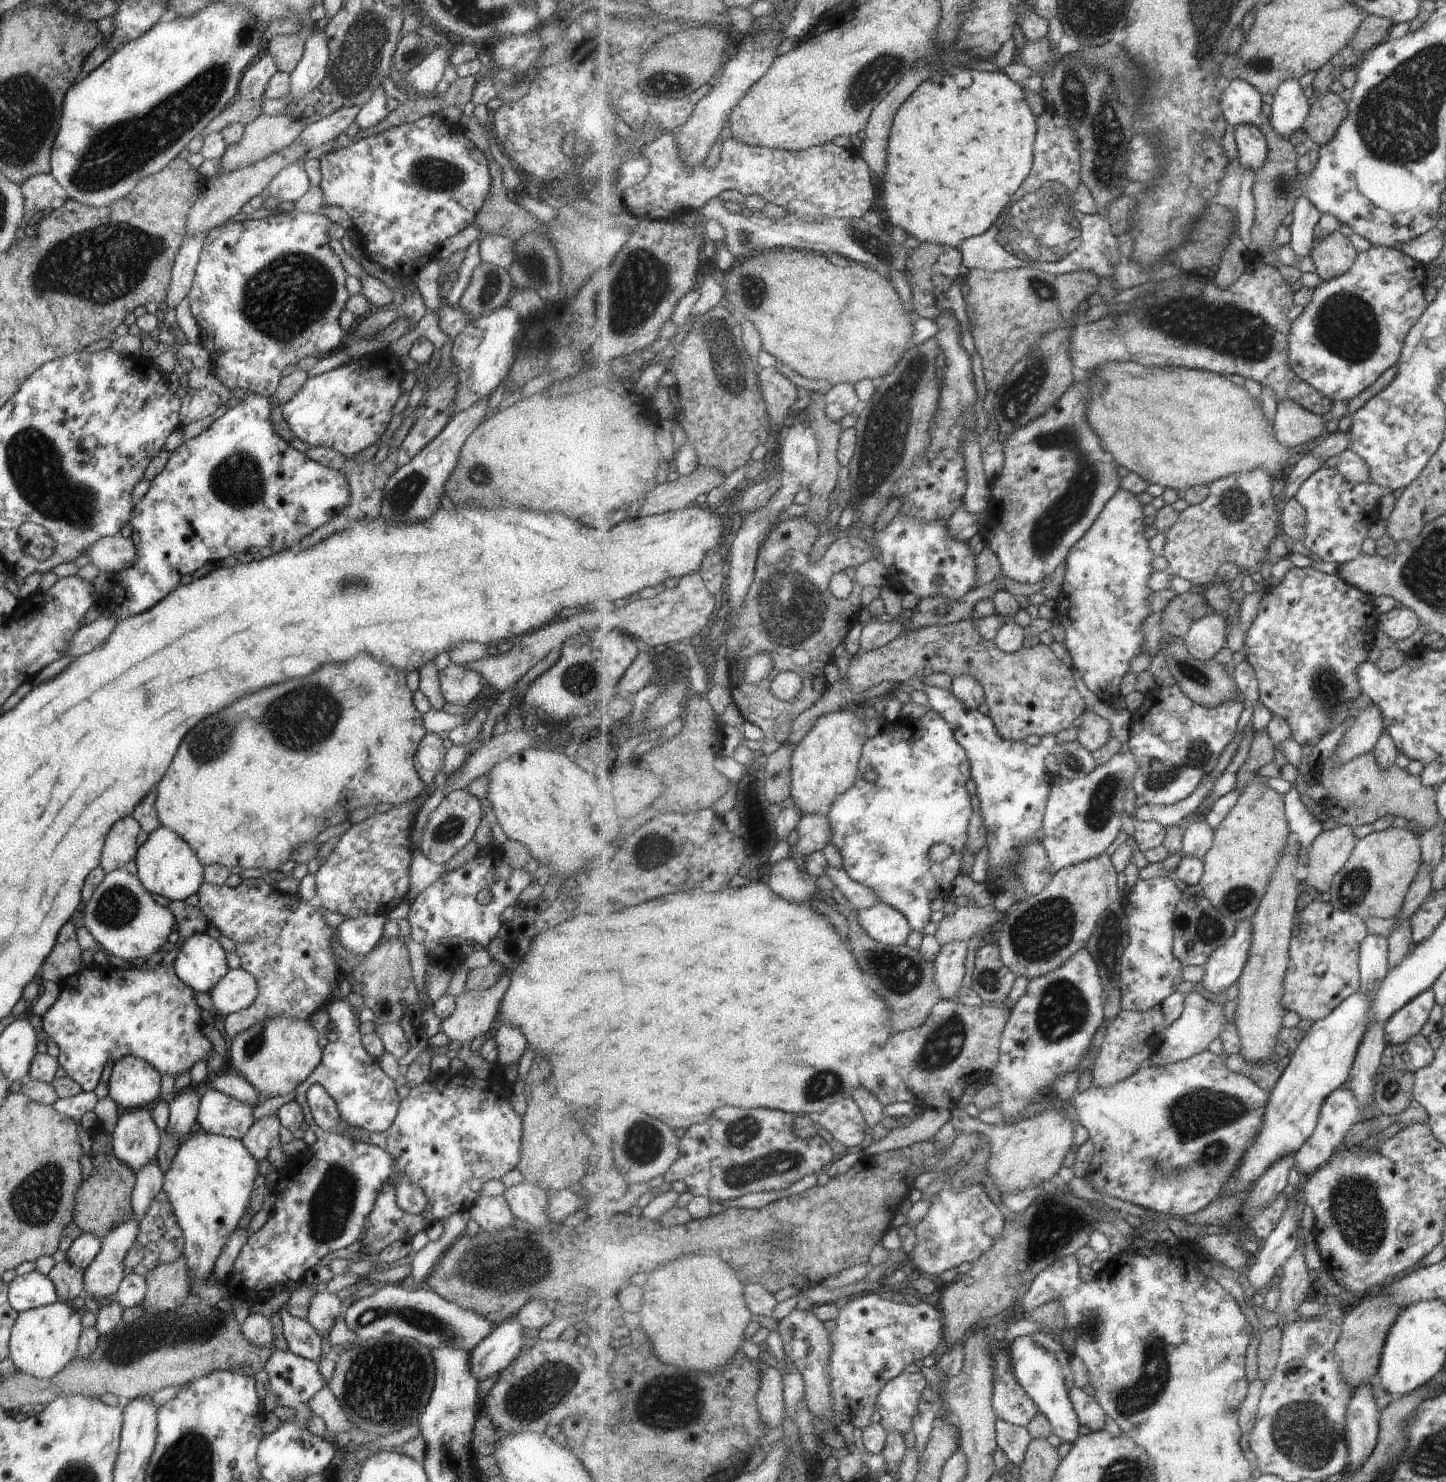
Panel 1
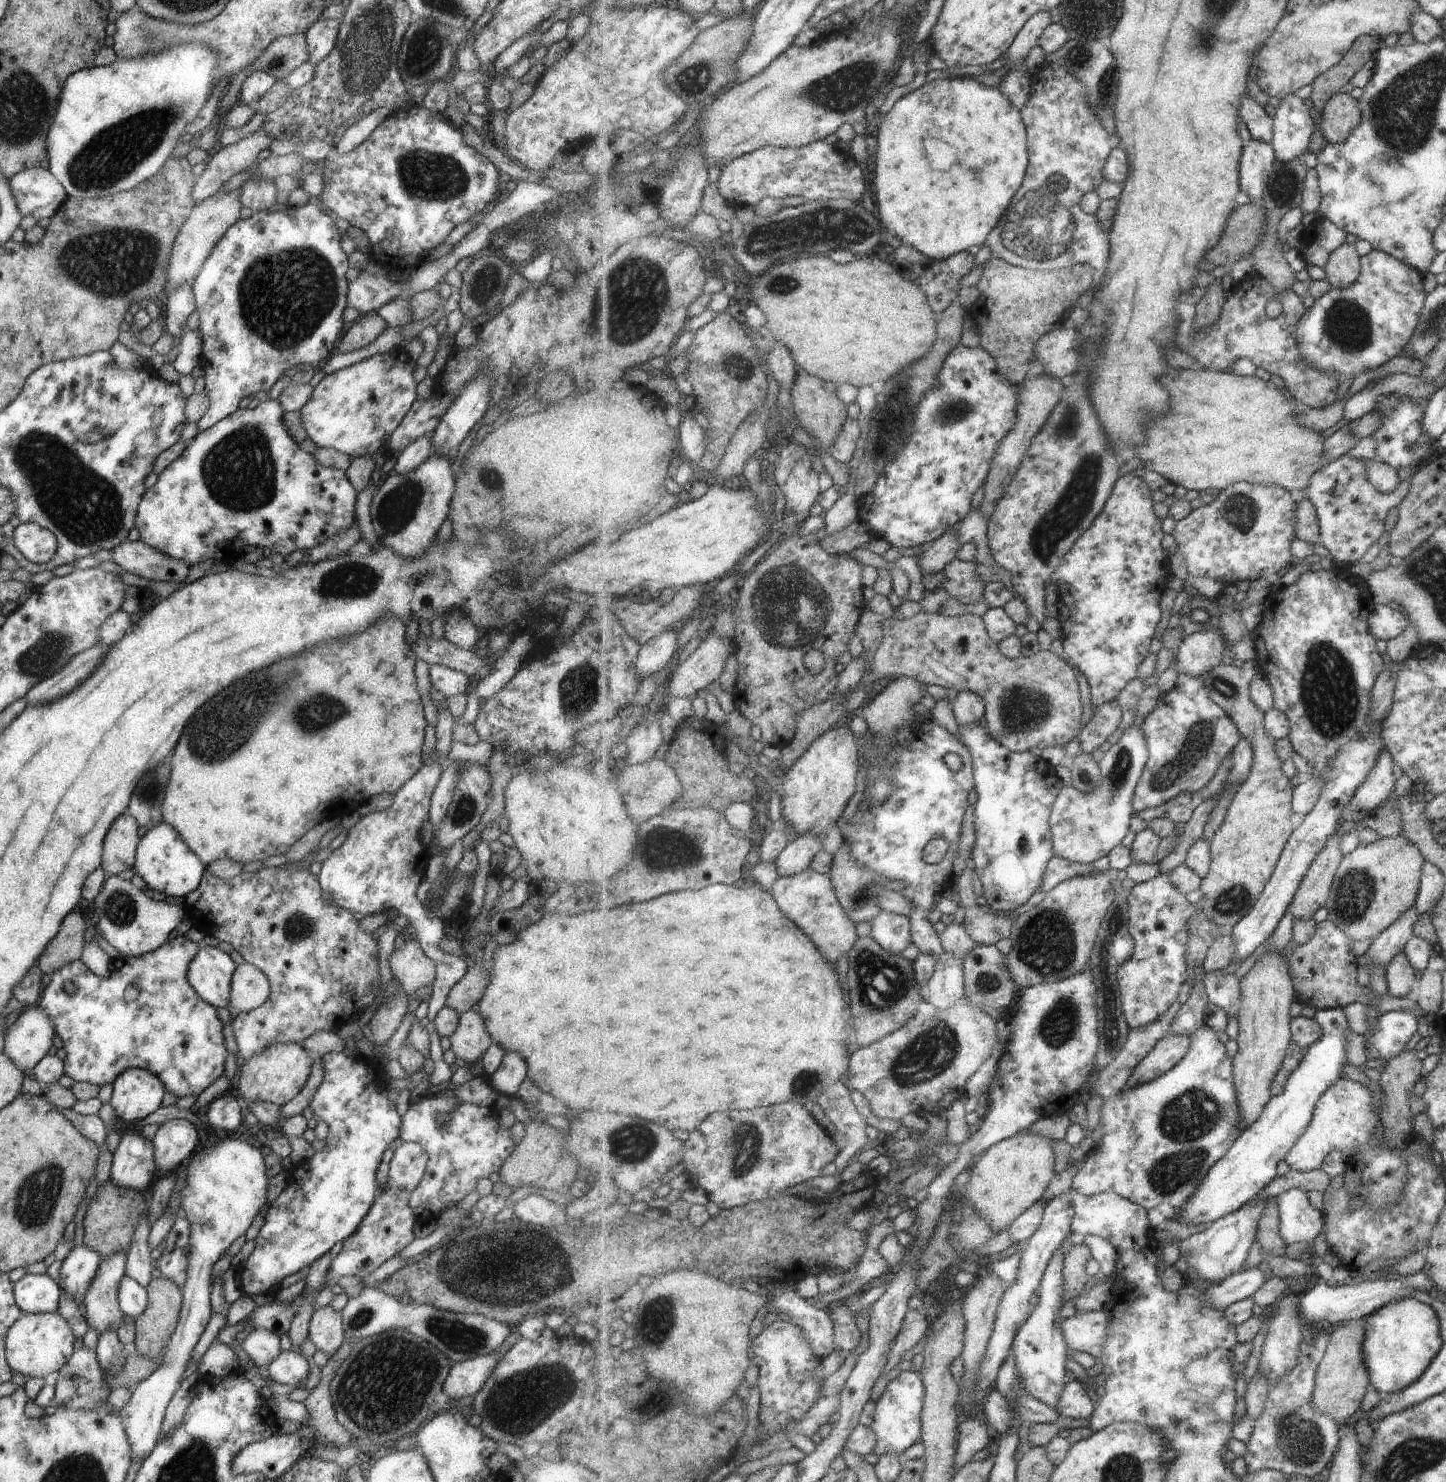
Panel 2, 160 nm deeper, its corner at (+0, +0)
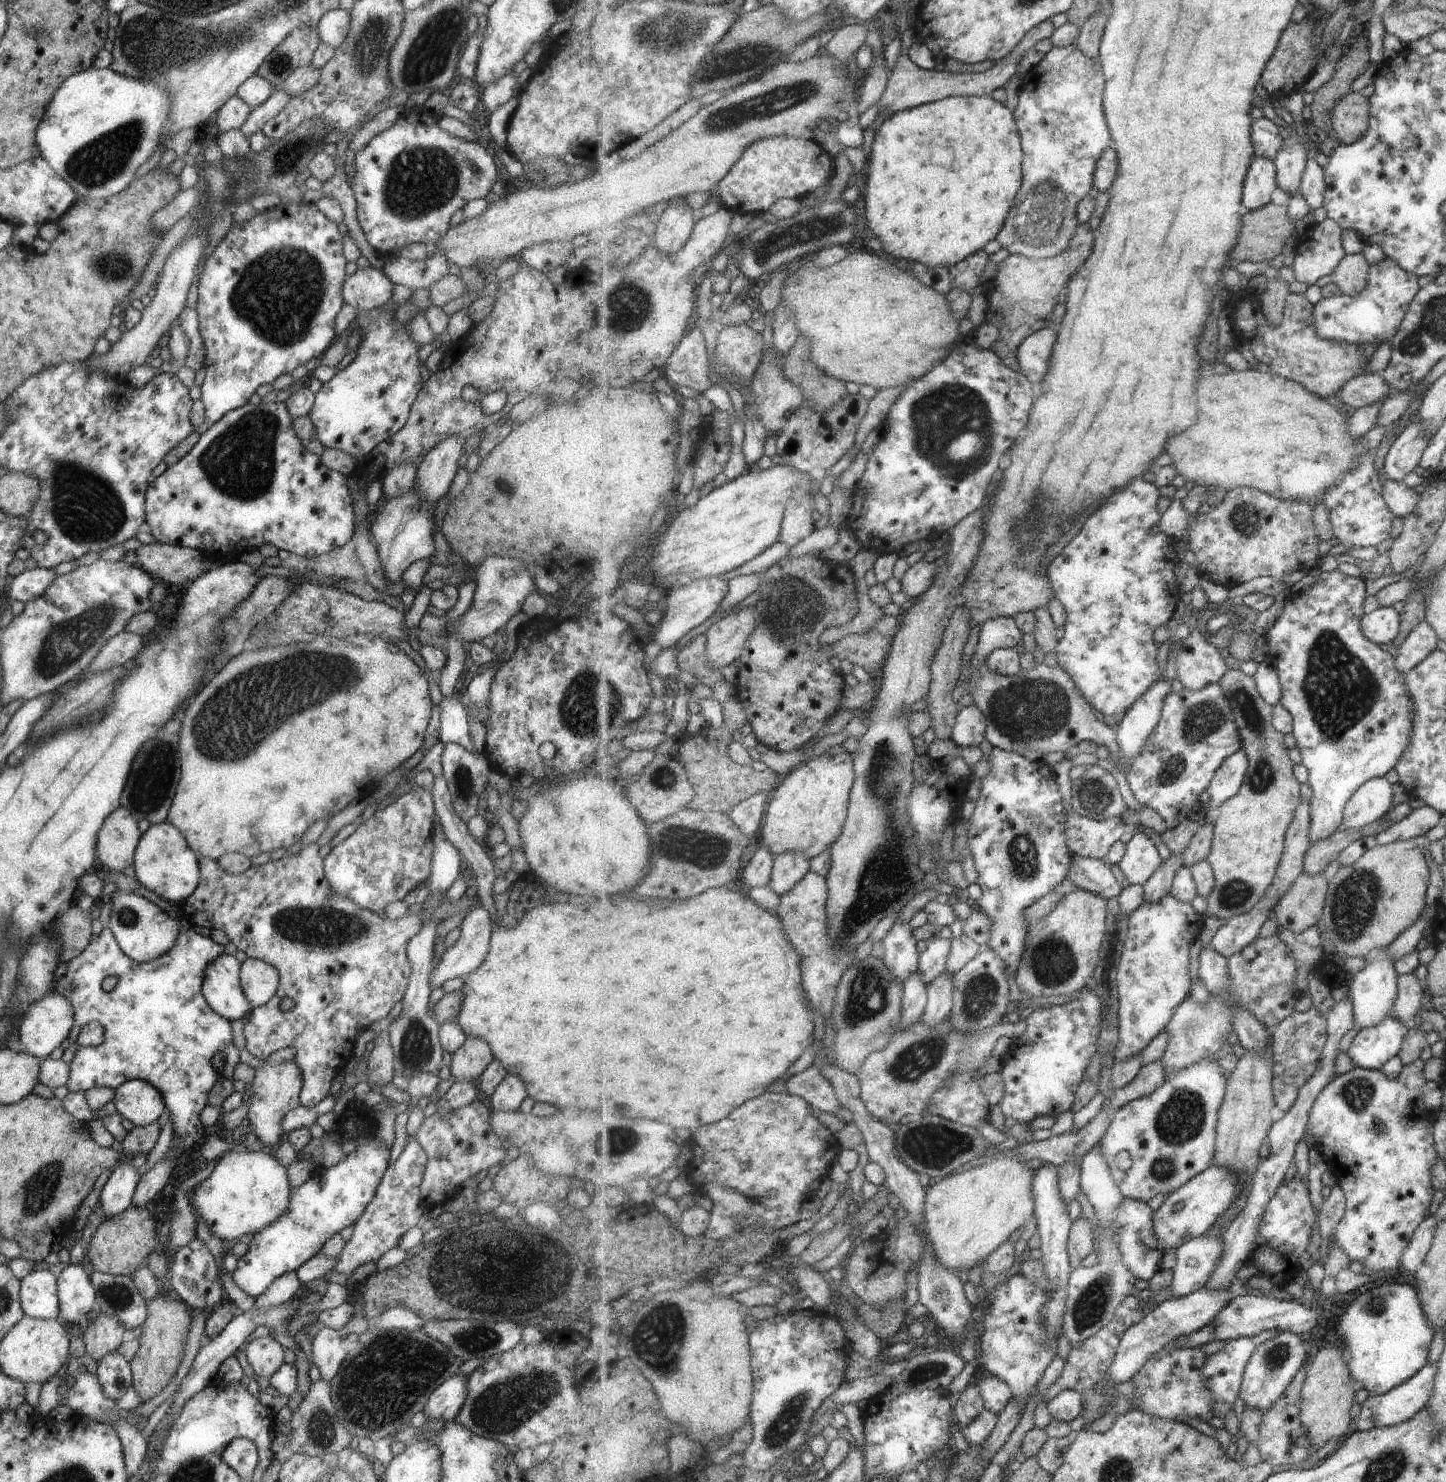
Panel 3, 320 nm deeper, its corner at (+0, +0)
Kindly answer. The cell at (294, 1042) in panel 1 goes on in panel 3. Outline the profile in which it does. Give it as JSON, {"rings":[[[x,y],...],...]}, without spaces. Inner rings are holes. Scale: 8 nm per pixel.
{"rings":[[[287,1061],[280,1064],[263,1062],[262,1066],[255,1068],[253,1080],[249,1084],[250,1105],[246,1112],[248,1128],[253,1131],[264,1149],[273,1150],[279,1143],[282,1130],[281,1119],[298,1105],[299,1091],[301,1090],[301,1068],[295,1062]]]}

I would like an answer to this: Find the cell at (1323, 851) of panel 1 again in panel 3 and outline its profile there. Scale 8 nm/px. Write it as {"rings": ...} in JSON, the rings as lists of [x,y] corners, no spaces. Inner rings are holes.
{"rings":[[[1303,872],[1276,909],[1279,927],[1300,934],[1322,924],[1329,886],[1324,872],[1319,876]]]}

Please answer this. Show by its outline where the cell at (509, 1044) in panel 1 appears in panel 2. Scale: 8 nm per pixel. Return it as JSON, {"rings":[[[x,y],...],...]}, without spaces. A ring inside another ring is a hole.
{"rings":[[[515,1050],[505,1051],[499,1067],[490,1076],[491,1086],[501,1095],[513,1096],[517,1088],[526,1078],[527,1068],[525,1060]]]}

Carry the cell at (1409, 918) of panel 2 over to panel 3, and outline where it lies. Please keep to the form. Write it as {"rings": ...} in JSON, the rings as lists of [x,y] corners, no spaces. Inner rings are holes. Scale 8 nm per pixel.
{"rings":[[[1389,946],[1371,950],[1364,959],[1364,968],[1353,976],[1349,994],[1354,1004],[1354,1028],[1357,1032],[1379,1026],[1387,1016],[1396,996],[1396,973],[1389,956]]]}

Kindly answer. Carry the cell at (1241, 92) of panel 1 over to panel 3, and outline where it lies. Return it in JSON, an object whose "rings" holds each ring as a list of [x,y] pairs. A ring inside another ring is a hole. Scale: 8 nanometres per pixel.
{"rings":[[[1269,118],[1256,119],[1252,126],[1252,141],[1256,157],[1265,157],[1274,161],[1284,148],[1281,127]]]}

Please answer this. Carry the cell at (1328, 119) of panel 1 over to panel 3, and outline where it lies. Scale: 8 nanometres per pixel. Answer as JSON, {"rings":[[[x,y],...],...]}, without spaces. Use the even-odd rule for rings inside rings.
{"rings":[[[1351,92],[1333,110],[1333,136],[1342,145],[1354,144],[1369,130],[1369,118],[1369,99],[1358,92]]]}

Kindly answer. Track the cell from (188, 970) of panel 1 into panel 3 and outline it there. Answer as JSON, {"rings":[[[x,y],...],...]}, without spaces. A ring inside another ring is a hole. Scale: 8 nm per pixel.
{"rings":[[[223,953],[213,959],[204,970],[201,992],[209,1008],[229,1022],[243,1021],[250,1012],[249,1001],[243,994],[239,962]]]}

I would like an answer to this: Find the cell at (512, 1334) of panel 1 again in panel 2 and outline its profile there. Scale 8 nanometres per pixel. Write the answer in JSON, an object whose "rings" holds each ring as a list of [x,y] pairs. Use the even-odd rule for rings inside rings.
{"rings":[[[491,1350],[487,1354],[453,1363],[443,1382],[441,1393],[457,1401],[475,1395],[498,1363],[494,1353],[495,1350]]]}

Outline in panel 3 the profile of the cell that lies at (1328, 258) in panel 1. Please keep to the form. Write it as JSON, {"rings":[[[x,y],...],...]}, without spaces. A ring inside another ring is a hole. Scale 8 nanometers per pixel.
{"rings":[[[1345,254],[1335,273],[1330,275],[1332,282],[1343,295],[1359,296],[1367,286],[1369,266],[1363,254]]]}

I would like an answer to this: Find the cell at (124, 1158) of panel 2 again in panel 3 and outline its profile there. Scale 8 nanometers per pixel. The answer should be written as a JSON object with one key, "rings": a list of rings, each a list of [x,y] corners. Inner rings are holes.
{"rings":[[[120,1161],[117,1166],[111,1171],[106,1182],[102,1186],[98,1197],[98,1203],[100,1206],[100,1212],[102,1220],[108,1219],[109,1217],[114,1217],[116,1214],[123,1212],[127,1207],[130,1206],[131,1195],[134,1193],[136,1184],[139,1182],[139,1176],[137,1176],[137,1171],[129,1166],[129,1161]]]}

